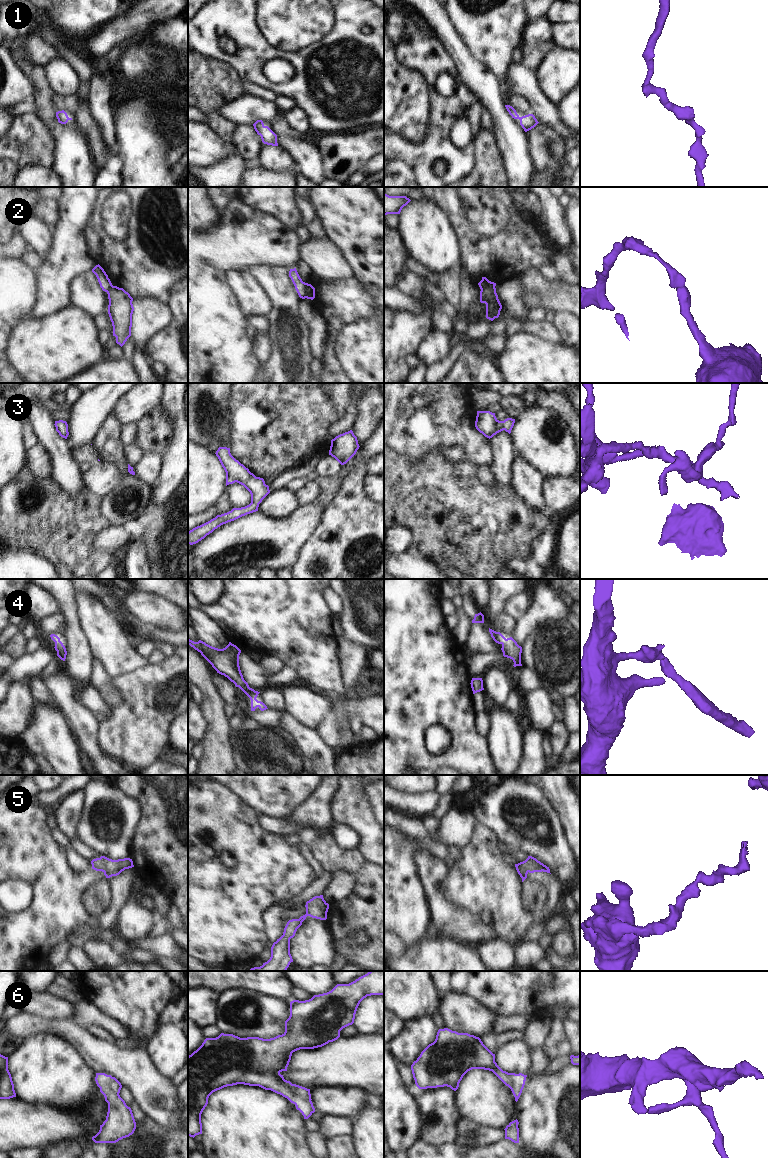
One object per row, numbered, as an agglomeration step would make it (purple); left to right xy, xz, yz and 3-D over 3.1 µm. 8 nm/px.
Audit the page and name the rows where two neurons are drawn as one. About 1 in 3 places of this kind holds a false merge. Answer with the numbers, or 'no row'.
2

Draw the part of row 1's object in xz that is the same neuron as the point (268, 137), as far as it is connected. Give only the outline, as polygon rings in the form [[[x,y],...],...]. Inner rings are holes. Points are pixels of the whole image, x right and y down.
[[[257,120],[253,126],[264,144],[278,146],[277,135],[268,126],[265,126],[262,120]]]

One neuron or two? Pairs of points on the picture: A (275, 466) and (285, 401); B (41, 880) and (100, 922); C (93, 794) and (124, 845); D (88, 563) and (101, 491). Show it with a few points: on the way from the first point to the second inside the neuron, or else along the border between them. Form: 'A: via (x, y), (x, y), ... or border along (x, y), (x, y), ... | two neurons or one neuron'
A: via (275, 450), (275, 417) | one neuron
B: via (56, 894), (76, 914), (85, 918) | one neuron
C: via (109, 799), (113, 800), (124, 812), (124, 829) | one neuron
D: border along (84, 488), (89, 494), (96, 494), (100, 498) | two neurons

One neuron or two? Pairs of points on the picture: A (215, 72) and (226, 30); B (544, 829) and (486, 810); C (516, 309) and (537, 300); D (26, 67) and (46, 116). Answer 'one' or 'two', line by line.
A: two
B: one
C: two
D: one

